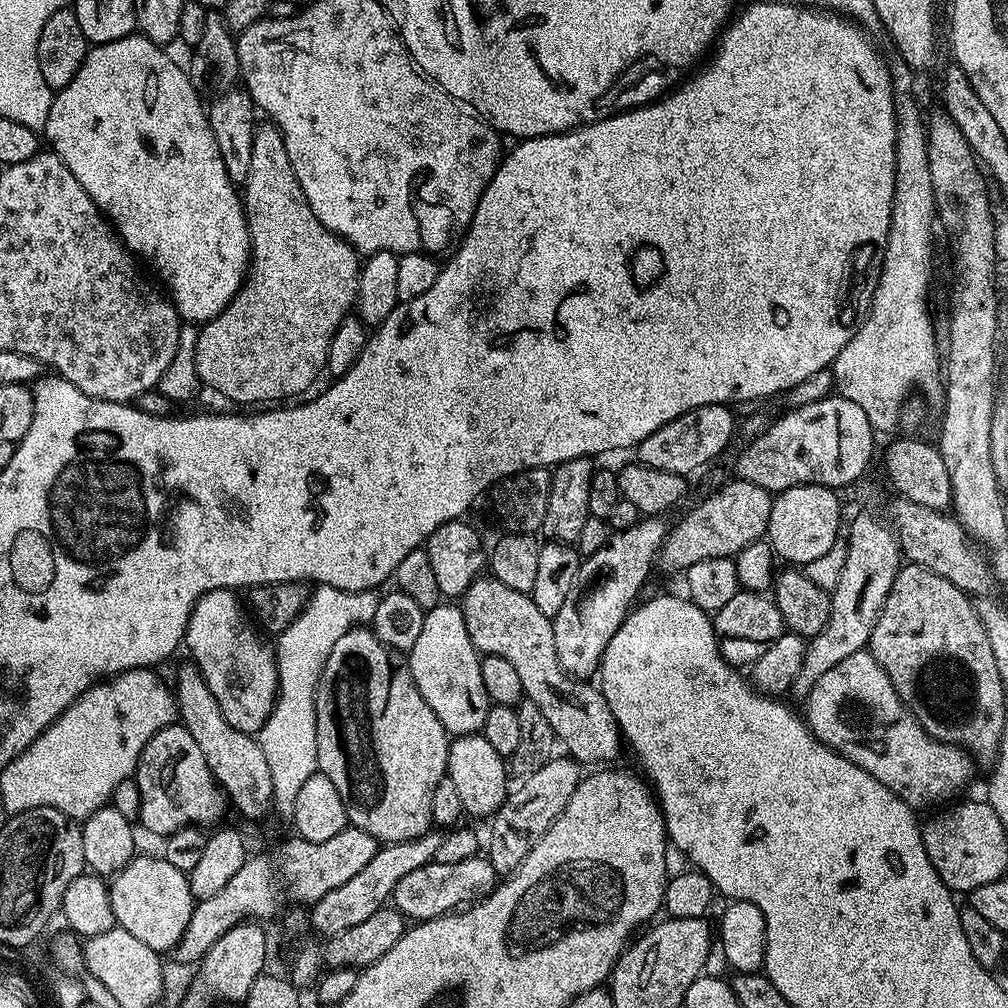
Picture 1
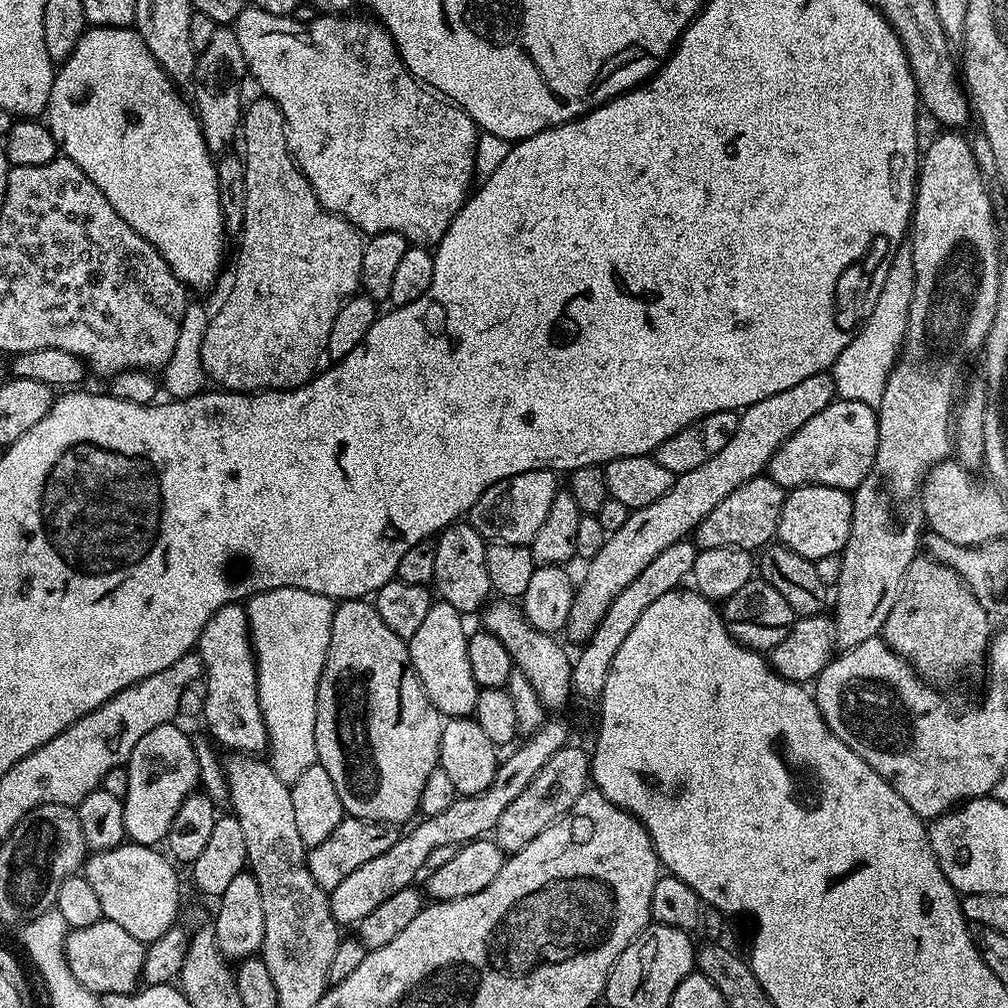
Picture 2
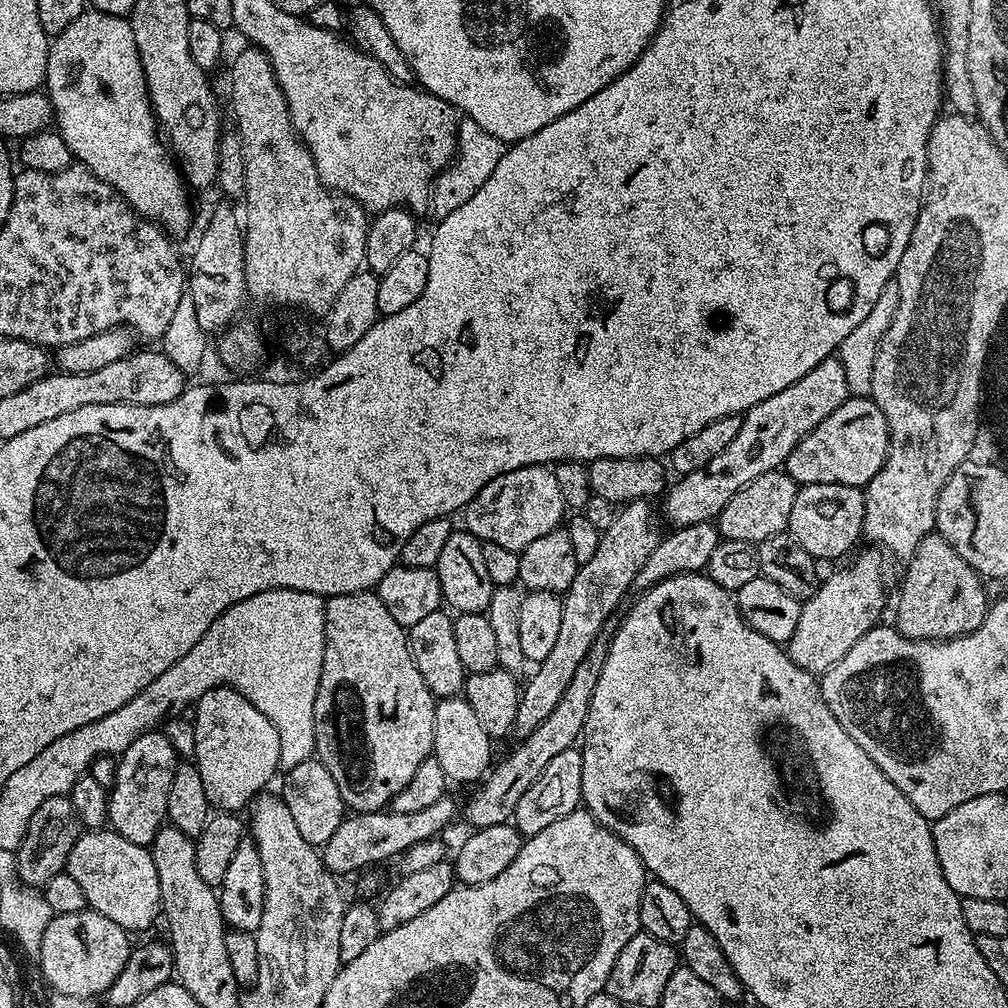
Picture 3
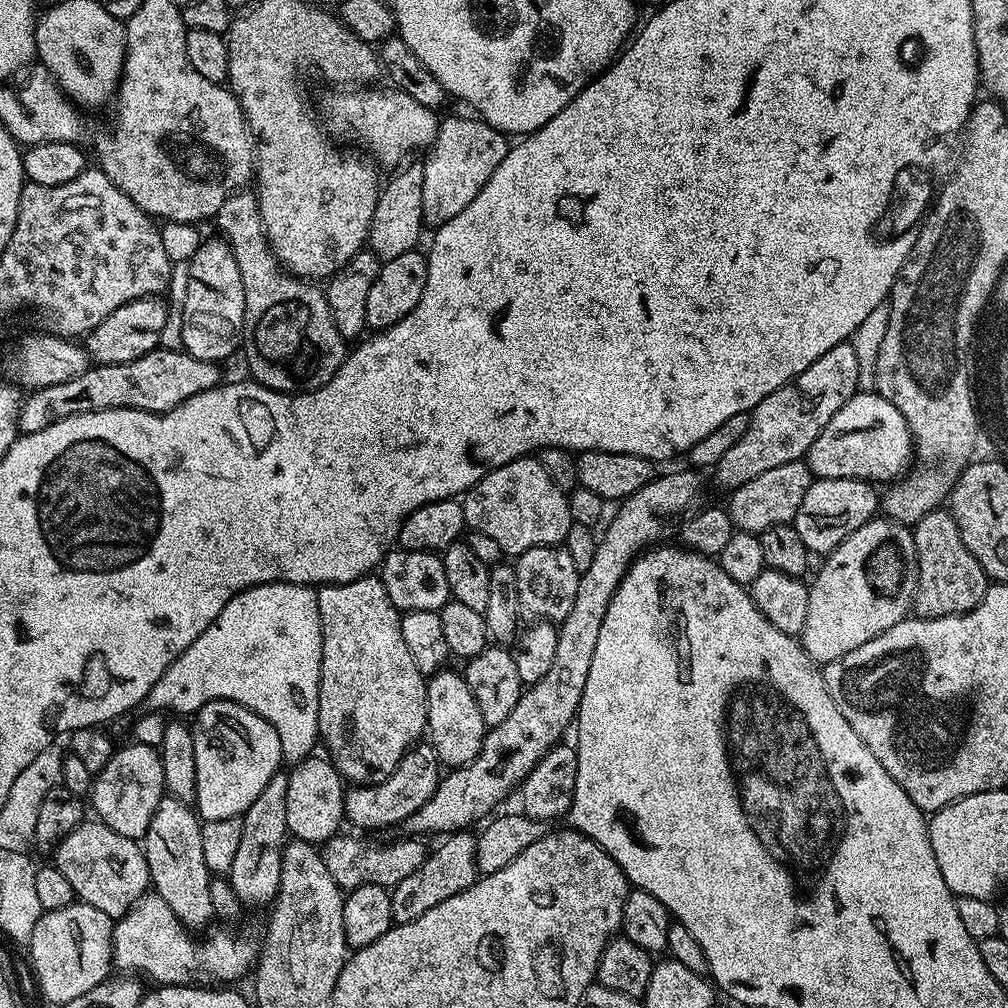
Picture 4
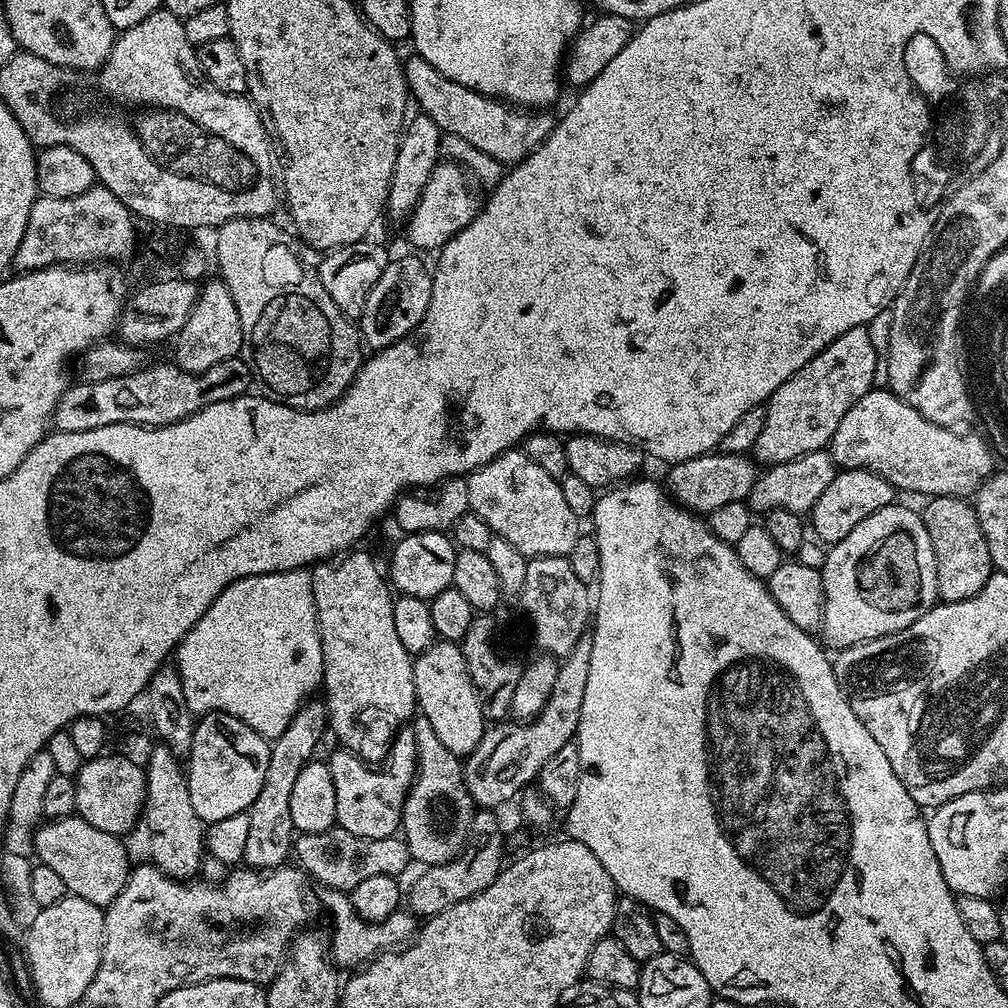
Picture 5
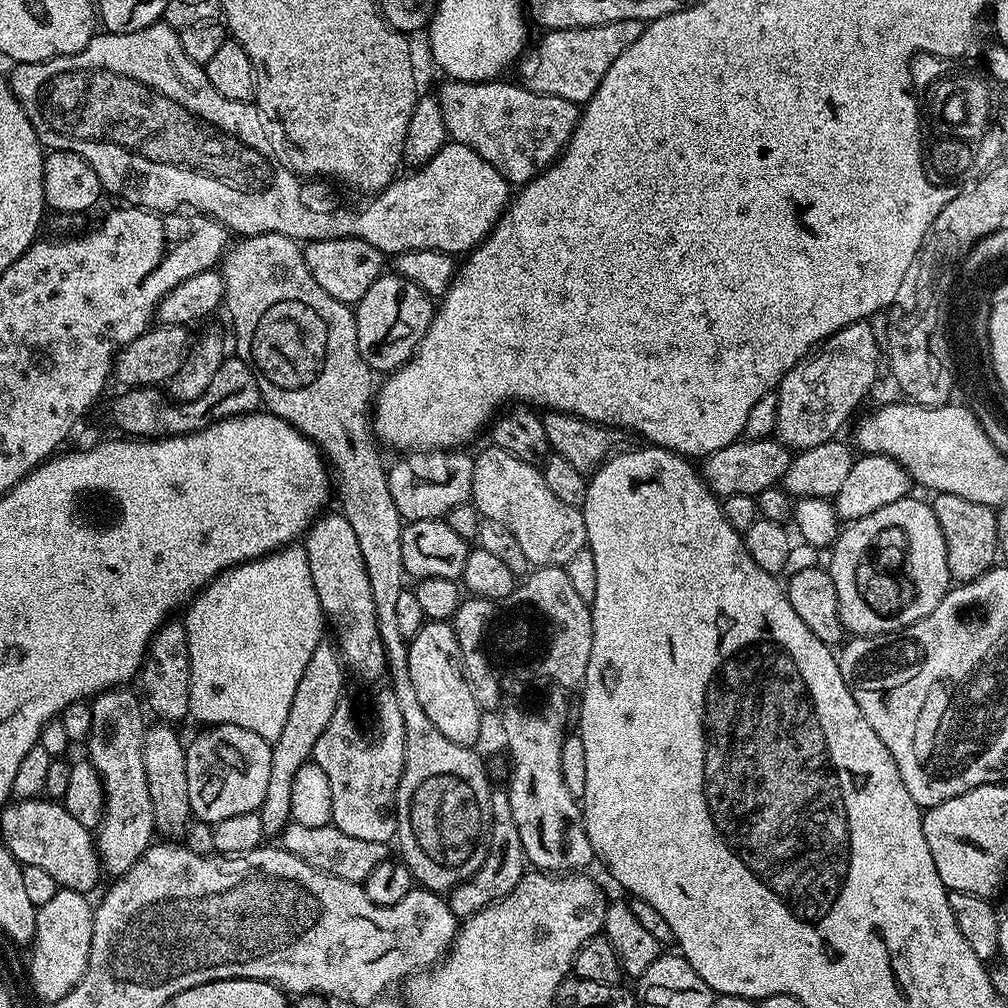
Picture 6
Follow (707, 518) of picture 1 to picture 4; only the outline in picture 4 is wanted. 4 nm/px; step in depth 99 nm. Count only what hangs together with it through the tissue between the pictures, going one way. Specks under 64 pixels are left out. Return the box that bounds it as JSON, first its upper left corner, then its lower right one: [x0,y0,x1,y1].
[726,460,813,534]

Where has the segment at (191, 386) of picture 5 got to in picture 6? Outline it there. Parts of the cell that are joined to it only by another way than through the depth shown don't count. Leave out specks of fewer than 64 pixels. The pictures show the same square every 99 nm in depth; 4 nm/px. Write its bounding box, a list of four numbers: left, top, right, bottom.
[112,358,262,438]

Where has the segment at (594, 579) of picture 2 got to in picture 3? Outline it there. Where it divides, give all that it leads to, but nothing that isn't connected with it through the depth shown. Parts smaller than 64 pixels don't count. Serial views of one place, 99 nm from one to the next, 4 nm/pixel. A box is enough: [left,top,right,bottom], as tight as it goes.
[663,355,850,528]

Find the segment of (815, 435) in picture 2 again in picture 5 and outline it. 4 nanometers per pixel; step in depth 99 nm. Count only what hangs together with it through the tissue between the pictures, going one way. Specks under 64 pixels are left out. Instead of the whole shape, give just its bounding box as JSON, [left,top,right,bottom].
[830,387,994,498]

